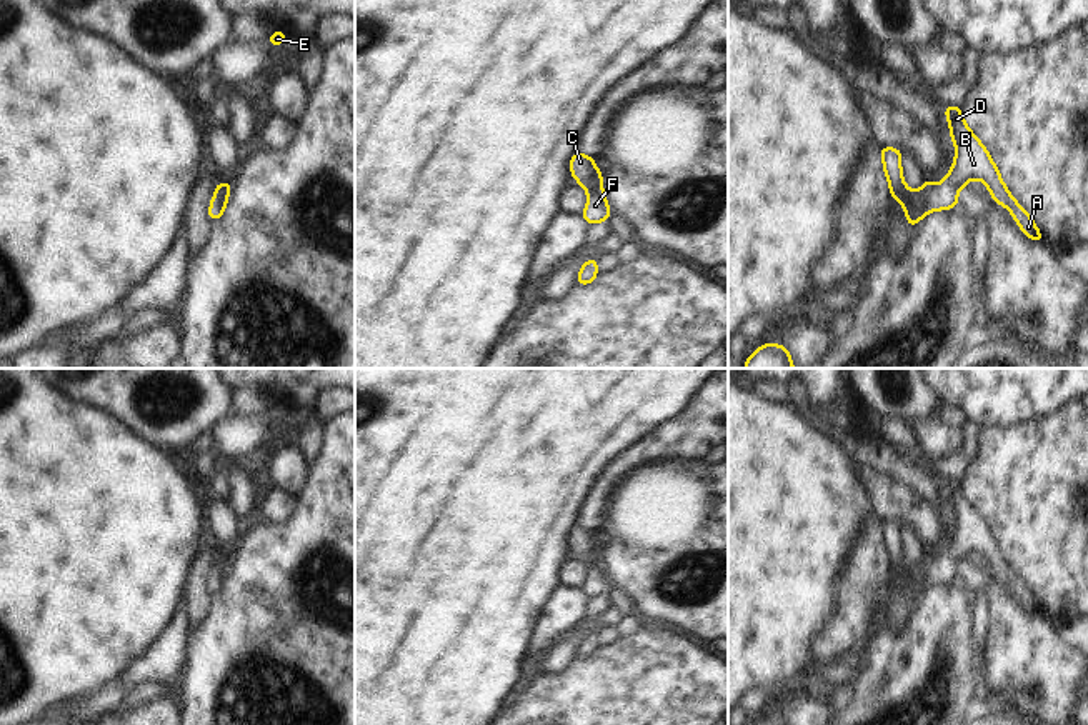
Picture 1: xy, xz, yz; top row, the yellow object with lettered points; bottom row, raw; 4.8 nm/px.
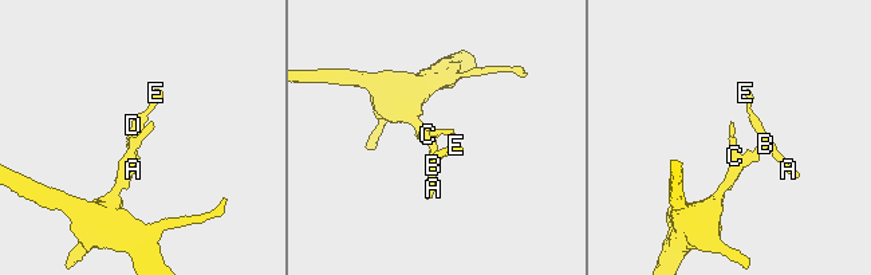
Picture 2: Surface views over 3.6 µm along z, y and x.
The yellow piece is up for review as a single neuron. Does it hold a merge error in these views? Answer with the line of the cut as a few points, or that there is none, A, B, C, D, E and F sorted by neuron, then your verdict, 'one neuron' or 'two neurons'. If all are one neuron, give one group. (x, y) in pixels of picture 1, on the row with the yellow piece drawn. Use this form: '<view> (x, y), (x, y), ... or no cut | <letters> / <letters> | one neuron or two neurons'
no cut | A B C D E F | one neuron

